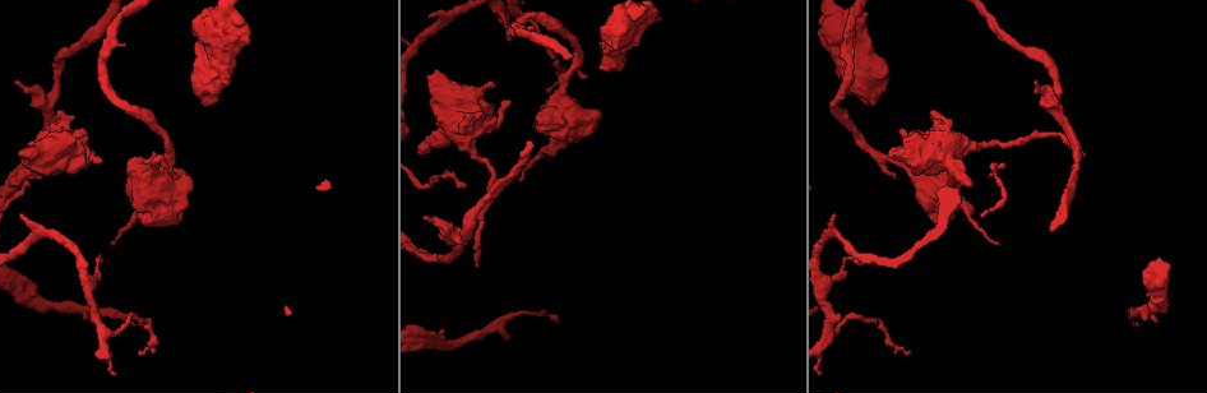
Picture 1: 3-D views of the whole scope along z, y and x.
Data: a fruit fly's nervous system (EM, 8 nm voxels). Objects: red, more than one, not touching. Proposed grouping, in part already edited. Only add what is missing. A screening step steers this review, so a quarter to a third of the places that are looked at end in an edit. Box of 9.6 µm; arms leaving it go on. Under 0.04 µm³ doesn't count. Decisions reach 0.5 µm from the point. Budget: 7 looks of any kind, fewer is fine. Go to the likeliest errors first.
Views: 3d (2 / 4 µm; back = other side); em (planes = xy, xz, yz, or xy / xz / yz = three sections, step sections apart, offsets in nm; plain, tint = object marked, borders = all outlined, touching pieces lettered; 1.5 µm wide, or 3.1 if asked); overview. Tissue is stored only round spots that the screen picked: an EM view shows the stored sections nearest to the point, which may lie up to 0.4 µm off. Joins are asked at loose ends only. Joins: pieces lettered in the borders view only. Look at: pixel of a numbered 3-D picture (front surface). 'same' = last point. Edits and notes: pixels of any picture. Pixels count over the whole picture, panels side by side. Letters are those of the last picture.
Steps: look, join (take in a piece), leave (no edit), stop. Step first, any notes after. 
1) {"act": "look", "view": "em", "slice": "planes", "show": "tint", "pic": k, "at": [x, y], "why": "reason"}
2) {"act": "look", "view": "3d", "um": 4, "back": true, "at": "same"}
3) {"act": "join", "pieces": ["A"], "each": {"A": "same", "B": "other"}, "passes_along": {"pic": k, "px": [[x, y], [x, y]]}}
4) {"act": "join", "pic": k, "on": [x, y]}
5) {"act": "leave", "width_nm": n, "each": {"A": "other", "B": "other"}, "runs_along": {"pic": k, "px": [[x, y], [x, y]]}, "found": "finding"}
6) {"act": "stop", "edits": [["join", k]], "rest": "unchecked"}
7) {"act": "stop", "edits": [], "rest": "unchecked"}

{"act": "look", "view": "em", "slice": "planes", "show": "borders", "pic": 1, "at": [179, 177], "why": "tapers out"}

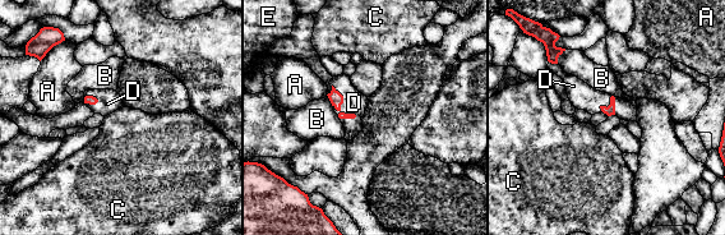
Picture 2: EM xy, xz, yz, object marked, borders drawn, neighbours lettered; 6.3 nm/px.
{"act": "join", "pieces": ["D"], "each": {"A": "other", "B": "other", "C": "other", "D": "same", "E": "other"}, "passes_along": {"pic": 2, "px": [[336, 98], [340, 106], [354, 102]]}, "found": "it goes on there"}

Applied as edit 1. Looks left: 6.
{"act": "look", "view": "overview", "why": "redraw"}

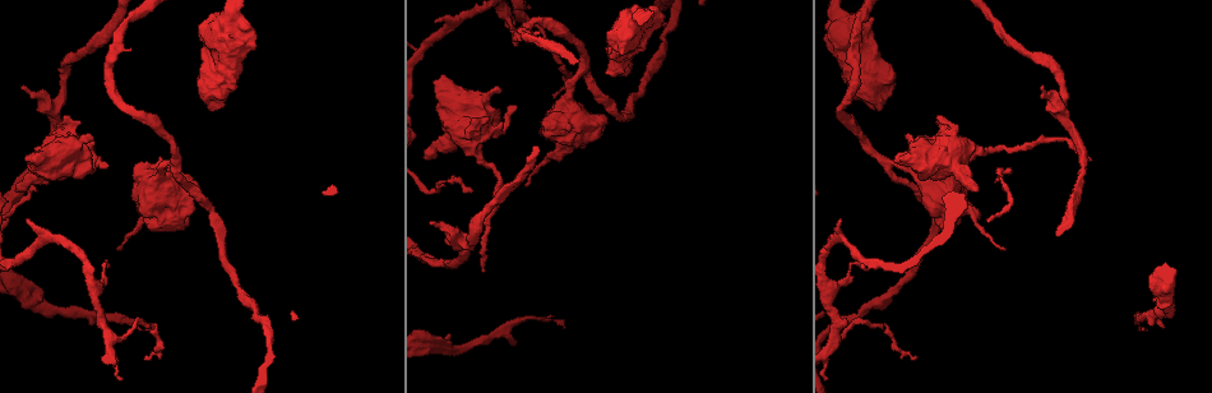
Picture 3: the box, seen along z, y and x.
{"act": "look", "view": "3d", "um": 4, "pic": 3, "at": [895, 157], "why": "thick end"}

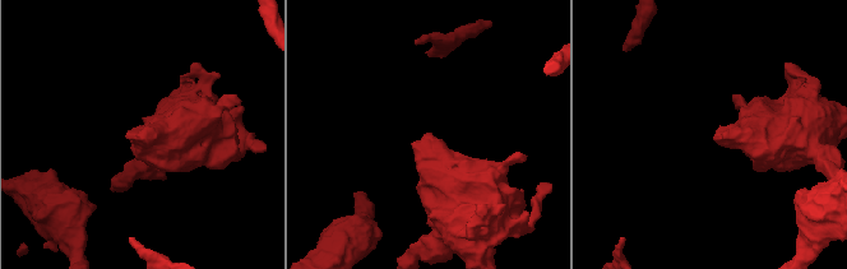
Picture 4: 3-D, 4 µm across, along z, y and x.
{"act": "look", "view": "em", "slice": "planes", "show": "borders", "pic": 4, "at": [143, 136]}

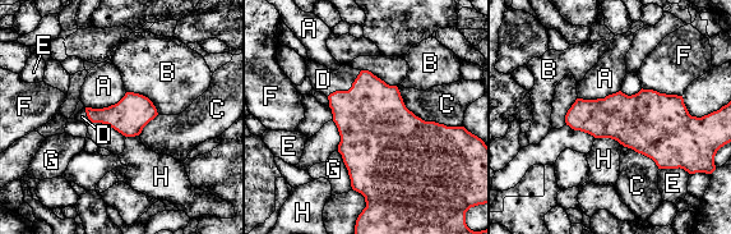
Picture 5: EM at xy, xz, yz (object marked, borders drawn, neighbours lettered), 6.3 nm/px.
{"act": "join", "pieces": ["D"], "each": {"A": "other", "B": "other", "C": "other", "D": "same", "E": "other", "F": "other", "G": "other", "H": "other"}, "passes_along": {"pic": 5, "px": [[373, 120], [346, 91], [323, 79]]}, "found": "it goes on there"}

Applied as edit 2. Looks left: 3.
{"act": "look", "view": "3d", "um": 4, "pic": 3, "at": [564, 326], "why": "long arm stops here"}

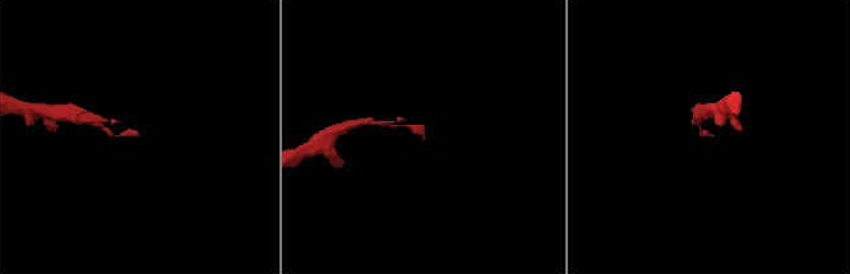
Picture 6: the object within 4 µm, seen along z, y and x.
{"act": "look", "view": "em", "slice": "planes", "show": "plain", "pic": 6, "at": [423, 138]}

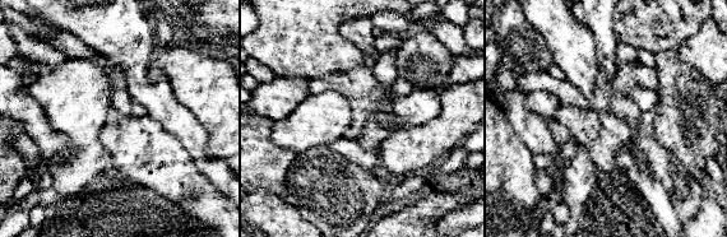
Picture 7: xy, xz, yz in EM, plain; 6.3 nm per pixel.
{"act": "look", "view": "em", "slice": "planes", "show": "borders", "at": "same"}

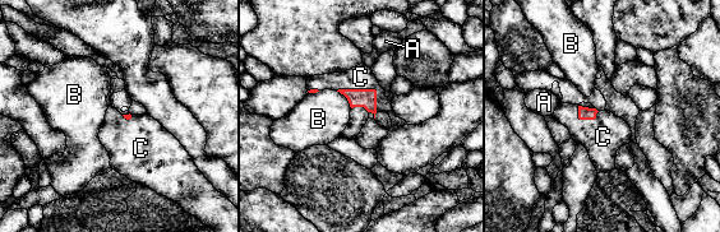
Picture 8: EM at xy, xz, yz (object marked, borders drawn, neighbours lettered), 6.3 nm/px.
{"act": "join", "pieces": ["C"], "each": {"A": "other", "B": "other", "C": "same"}, "passes_along": {"pic": 8, "px": [[367, 98], [367, 89], [360, 77]]}, "found": "it goes on there"}

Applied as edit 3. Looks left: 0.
{"act": "stop", "edits": [["join", 2], ["join", 5], ["join", 8]], "rest": "unchecked"}

